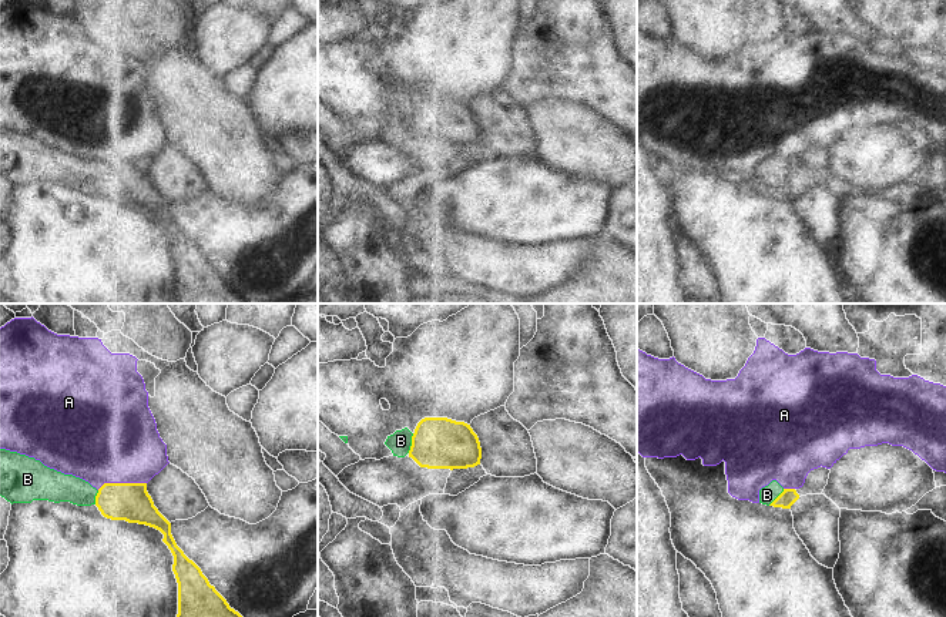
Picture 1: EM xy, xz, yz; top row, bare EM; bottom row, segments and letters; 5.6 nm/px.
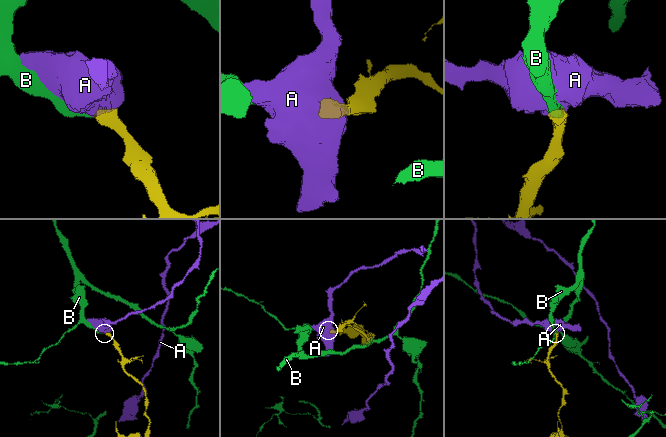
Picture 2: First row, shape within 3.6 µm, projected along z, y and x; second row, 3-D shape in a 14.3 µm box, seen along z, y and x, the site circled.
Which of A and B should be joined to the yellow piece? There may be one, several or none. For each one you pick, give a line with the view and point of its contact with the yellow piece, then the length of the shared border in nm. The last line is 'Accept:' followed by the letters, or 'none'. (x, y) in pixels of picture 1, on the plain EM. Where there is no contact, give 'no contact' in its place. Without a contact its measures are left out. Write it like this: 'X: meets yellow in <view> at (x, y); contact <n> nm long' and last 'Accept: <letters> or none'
B: meets yellow in xz at (412, 124); contact 120 nm long
Accept: B

